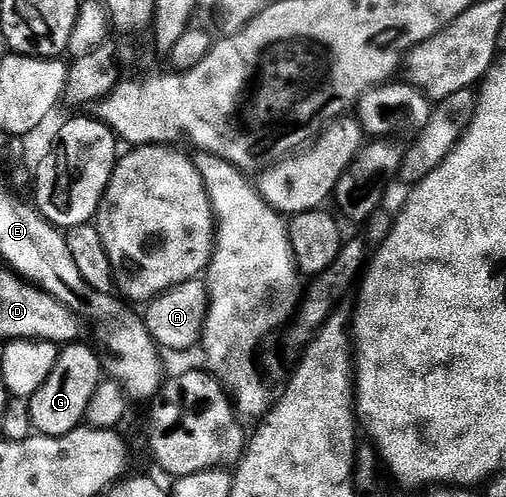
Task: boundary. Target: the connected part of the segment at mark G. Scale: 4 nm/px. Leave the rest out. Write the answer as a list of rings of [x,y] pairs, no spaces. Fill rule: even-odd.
[[[67,344],[60,349],[57,356],[57,364],[53,364],[53,370],[49,372],[49,376],[41,388],[37,388],[37,392],[29,400],[31,406],[31,422],[29,418],[29,426],[32,426],[32,431],[44,434],[45,436],[65,436],[71,430],[80,429],[81,423],[87,415],[89,400],[92,399],[93,392],[99,386],[101,381],[101,358],[98,353],[95,354],[89,347],[84,344]]]

